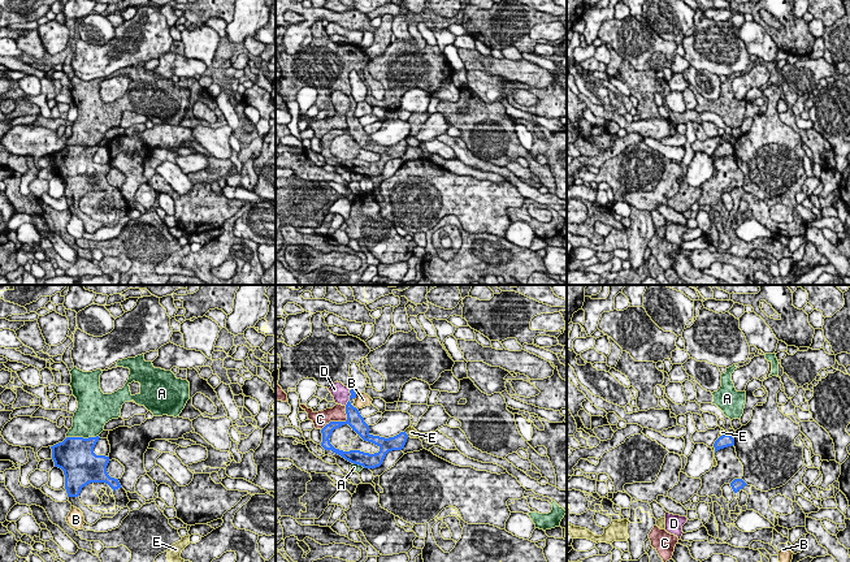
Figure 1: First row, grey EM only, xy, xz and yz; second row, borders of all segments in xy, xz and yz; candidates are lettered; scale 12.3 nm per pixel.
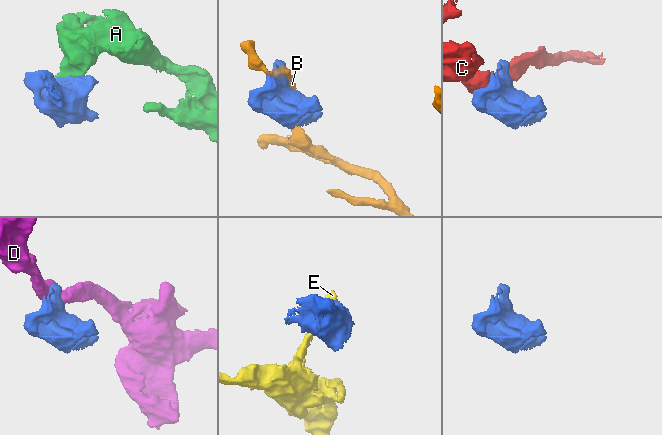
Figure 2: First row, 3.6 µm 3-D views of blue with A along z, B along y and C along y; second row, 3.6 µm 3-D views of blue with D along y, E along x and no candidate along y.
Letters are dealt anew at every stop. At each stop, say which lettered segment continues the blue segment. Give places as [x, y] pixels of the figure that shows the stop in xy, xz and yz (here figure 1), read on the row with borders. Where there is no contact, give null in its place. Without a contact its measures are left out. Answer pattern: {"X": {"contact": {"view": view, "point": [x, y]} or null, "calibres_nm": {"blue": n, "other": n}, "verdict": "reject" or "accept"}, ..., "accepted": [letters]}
{"A": {"contact": {"view": "xy", "point": [82, 437]}, "calibres_nm": {"blue": 480, "other": 400}, "verdict": "reject"}, "B": {"contact": {"view": "xz", "point": [355, 407]}, "calibres_nm": {"blue": 200, "other": 170}, "verdict": "reject"}, "C": {"contact": {"view": "xz", "point": [339, 422]}, "calibres_nm": {"blue": 200, "other": 200}, "verdict": "reject"}, "D": {"contact": {"view": "xz", "point": [350, 398]}, "calibres_nm": {"blue": 190, "other": 220}, "verdict": "reject"}, "E": {"contact": {"view": "xz", "point": [406, 433]}, "calibres_nm": {"blue": 190, "other": 120}, "verdict": "reject"}, "accepted": []}

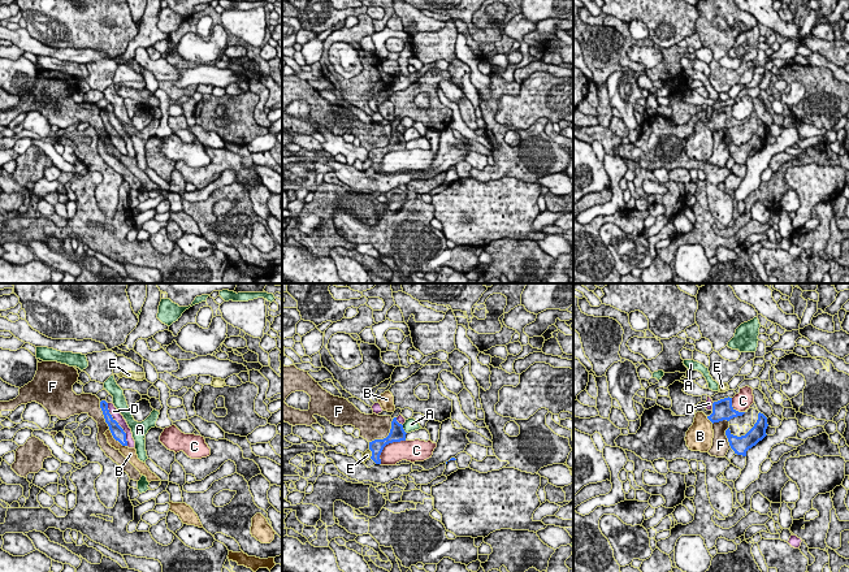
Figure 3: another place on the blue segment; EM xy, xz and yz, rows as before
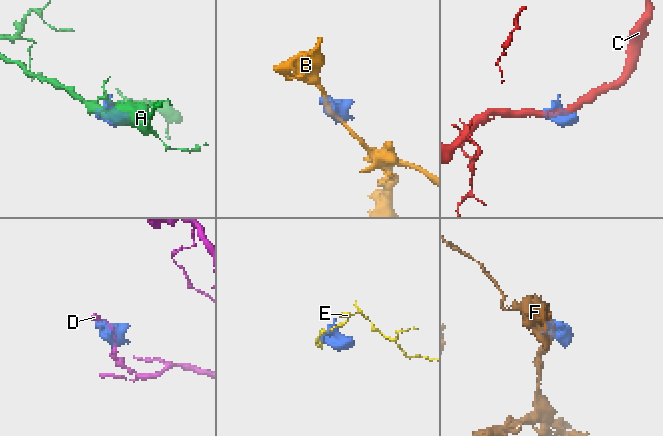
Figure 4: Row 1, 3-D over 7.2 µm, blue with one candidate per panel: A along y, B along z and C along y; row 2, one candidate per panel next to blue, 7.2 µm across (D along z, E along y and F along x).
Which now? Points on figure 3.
{"A": {"contact": {"view": "xz", "point": [403, 429]}, "calibres_nm": {"blue": 190, "other": 160}, "verdict": "reject"}, "B": {"contact": {"view": "xy", "point": [116, 440]}, "calibres_nm": {"blue": 160, "other": 160}, "verdict": "reject"}, "C": {"contact": {"view": "xz", "point": [386, 443]}, "calibres_nm": {"blue": 190, "other": 260}, "verdict": "reject"}, "D": {"contact": {"view": "xy", "point": [117, 424]}, "calibres_nm": {"blue": 160, "other": 120}, "verdict": "reject"}, "E": {"contact": {"view": "xz", "point": [372, 454]}, "calibres_nm": {"blue": 170, "other": 100}, "verdict": "reject"}, "F": {"contact": {"view": "xz", "point": [388, 436]}, "calibres_nm": {"blue": 190, "other": 320}, "verdict": "reject"}, "accepted": []}

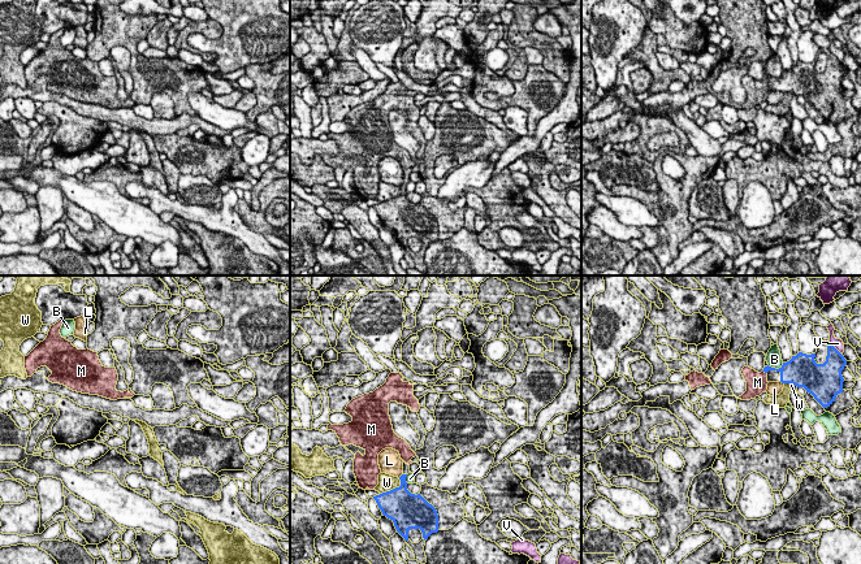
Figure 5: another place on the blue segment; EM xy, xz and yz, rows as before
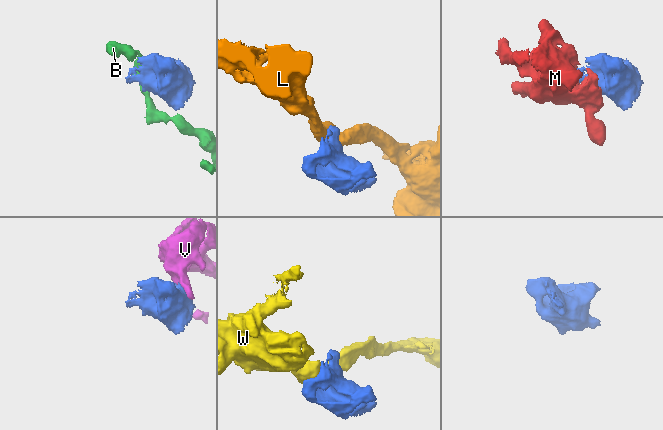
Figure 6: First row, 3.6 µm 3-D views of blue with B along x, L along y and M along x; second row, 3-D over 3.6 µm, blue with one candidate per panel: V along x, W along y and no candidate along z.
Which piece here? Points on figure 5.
{"B": {"contact": {"view": "yz", "point": [774, 368]}, "calibres_nm": {"blue": 300, "other": 190}, "verdict": "reject"}, "L": {"contact": {"view": "xz", "point": [401, 476]}, "calibres_nm": {"blue": 220, "other": 280}, "verdict": "reject"}, "M": {"contact": {"view": "yz", "point": [765, 372]}, "calibres_nm": {"blue": 130, "other": 260}, "verdict": "accept"}, "V": {"contact": {"view": "yz", "point": [835, 348]}, "calibres_nm": {"blue": 240, "other": 130}, "verdict": "reject"}, "W": {"contact": {"view": "xz", "point": [393, 489]}, "calibres_nm": {"blue": 420, "other": 220}, "verdict": "reject"}, "accepted": ["M"]}

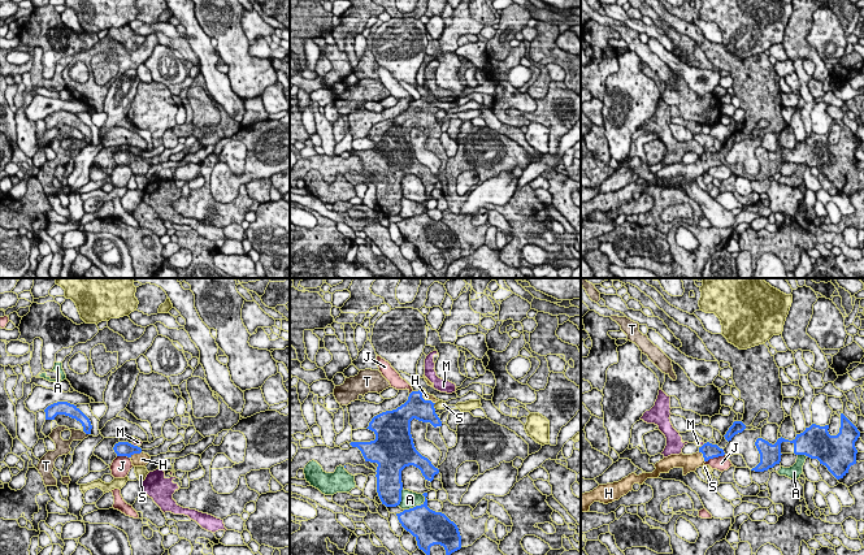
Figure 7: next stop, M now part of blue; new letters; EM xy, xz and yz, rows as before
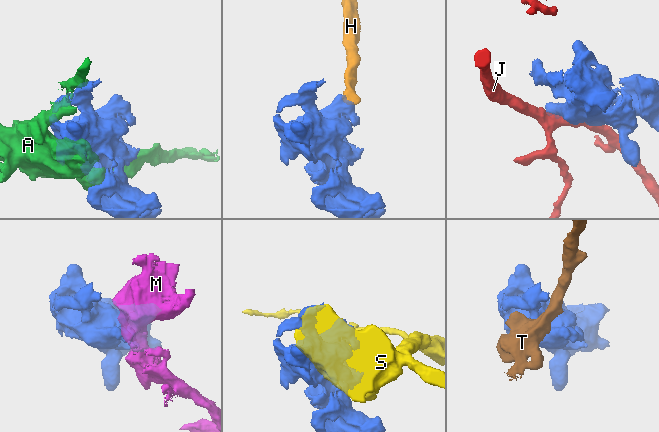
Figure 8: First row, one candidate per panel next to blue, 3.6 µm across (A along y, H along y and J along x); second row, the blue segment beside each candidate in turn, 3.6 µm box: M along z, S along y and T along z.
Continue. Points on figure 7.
{"A": {"contact": {"view": "xz", "point": [416, 506]}, "calibres_nm": {"blue": 400, "other": 220}, "verdict": "reject"}, "H": {"contact": {"view": "xz", "point": [424, 399]}, "calibres_nm": {"blue": 280, "other": 90}, "verdict": "accept"}, "J": {"contact": {"view": "yz", "point": [715, 456]}, "calibres_nm": {"blue": 190, "other": 190}, "verdict": "reject"}, "M": {"contact": {"view": "xy", "point": [135, 446]}, "calibres_nm": {"blue": 190, "other": 90}, "verdict": "reject"}, "S": {"contact": {"view": "xz", "point": [433, 407]}, "calibres_nm": {"blue": 280, "other": 120}, "verdict": "reject"}, "T": {"contact": {"view": "xy", "point": [86, 433]}, "calibres_nm": {"blue": 140, "other": 130}, "verdict": "reject"}, "accepted": ["H"]}

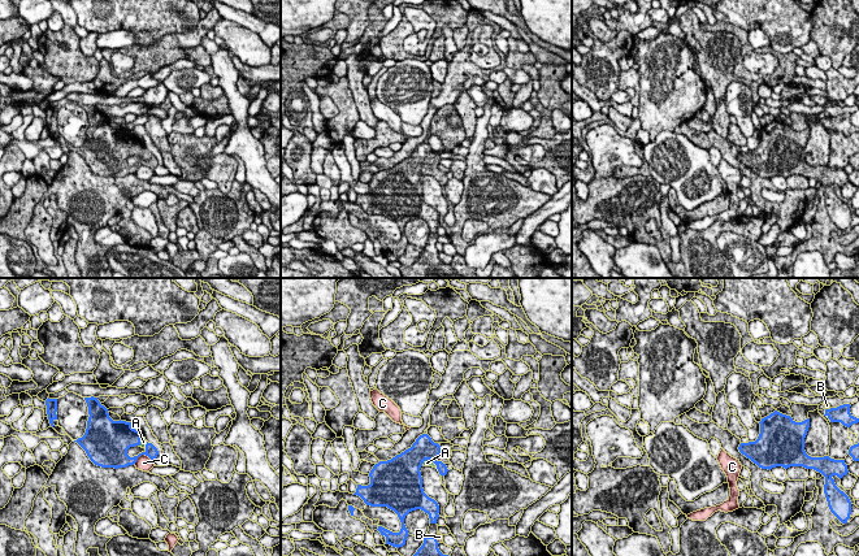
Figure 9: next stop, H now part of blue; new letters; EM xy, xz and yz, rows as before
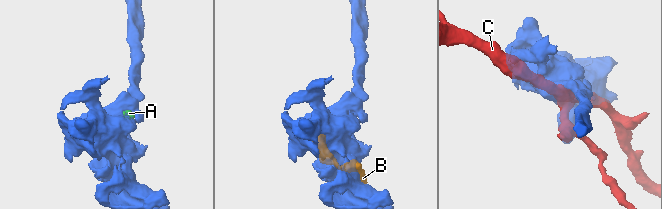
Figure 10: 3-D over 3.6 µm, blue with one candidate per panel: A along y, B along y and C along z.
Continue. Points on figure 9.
{"A": {"contact": {"view": "xz", "point": [429, 459]}, "calibres_nm": {"blue": 300, "other": 90}, "verdict": "accept"}, "B": {"contact": {"view": "xz", "point": [437, 541]}, "calibres_nm": {"blue": 200, "other": 90}, "verdict": "reject"}, "C": {"contact": {"view": "xy", "point": [142, 454]}, "calibres_nm": {"blue": 220, "other": 190}, "verdict": "reject"}, "accepted": ["A"]}

